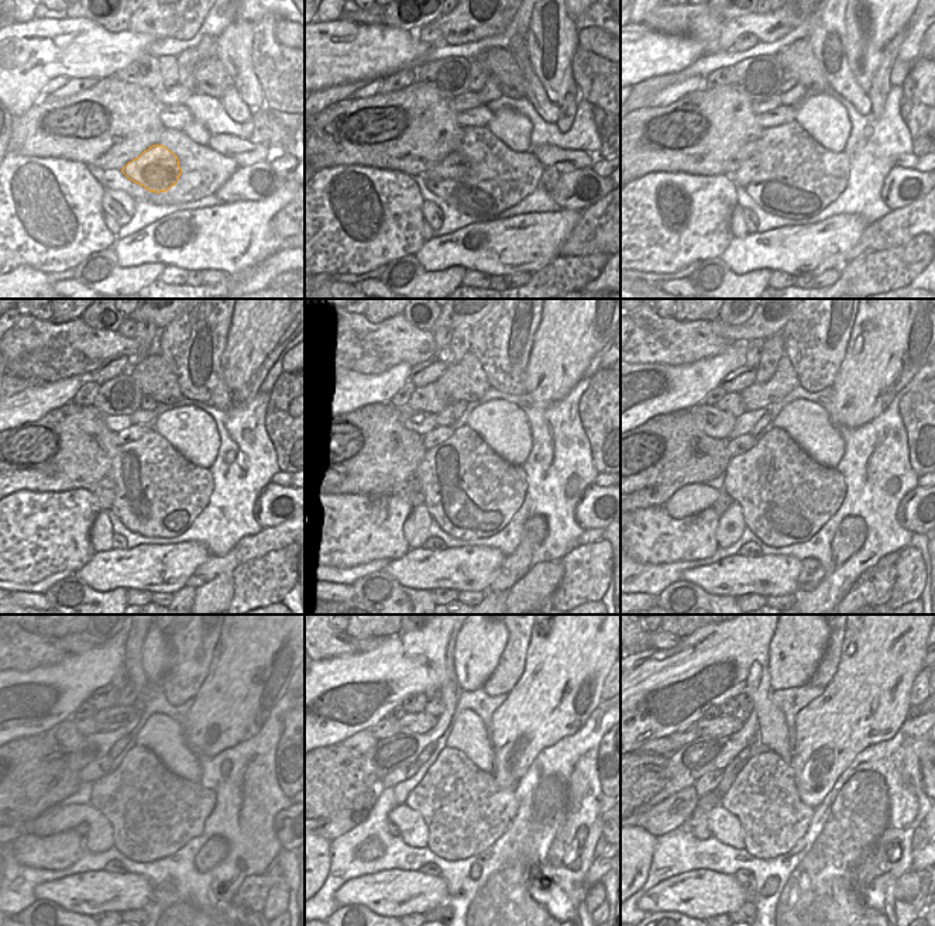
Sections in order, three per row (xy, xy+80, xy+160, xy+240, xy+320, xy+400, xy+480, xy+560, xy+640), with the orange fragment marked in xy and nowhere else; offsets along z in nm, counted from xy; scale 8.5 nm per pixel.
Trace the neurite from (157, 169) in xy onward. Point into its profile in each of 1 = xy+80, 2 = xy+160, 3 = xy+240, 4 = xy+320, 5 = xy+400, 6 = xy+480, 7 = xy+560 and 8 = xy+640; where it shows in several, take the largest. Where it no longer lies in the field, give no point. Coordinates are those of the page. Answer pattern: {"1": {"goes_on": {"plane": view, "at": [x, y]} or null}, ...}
{"1": {"goes_on": {"plane": "xy+80", "at": [454, 167]}}, "2": {"goes_on": {"plane": "xy+160", "at": [746, 172]}}, "3": {"goes_on": {"plane": "xy+240", "at": [105, 491]}}, "4": {"goes_on": {"plane": "xy+320", "at": [412, 492]}}, "5": {"goes_on": {"plane": "xy+400", "at": [724, 501]}}, "6": {"goes_on": {"plane": "xy+480", "at": [82, 829]}}, "7": {"goes_on": {"plane": "xy+560", "at": [391, 828]}}, "8": {"goes_on": {"plane": "xy+640", "at": [697, 823]}}}

